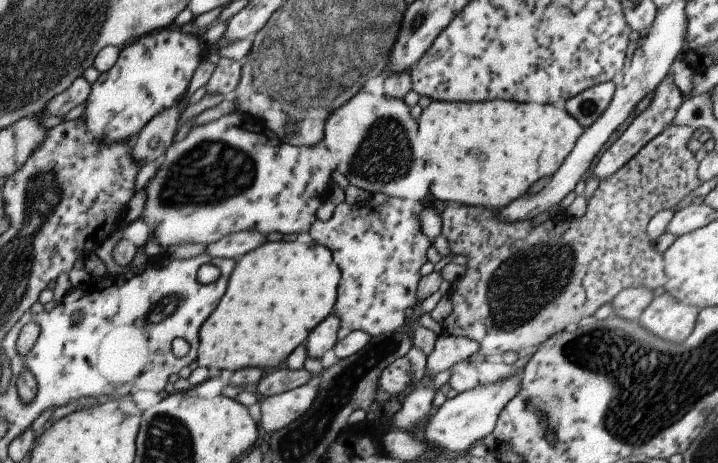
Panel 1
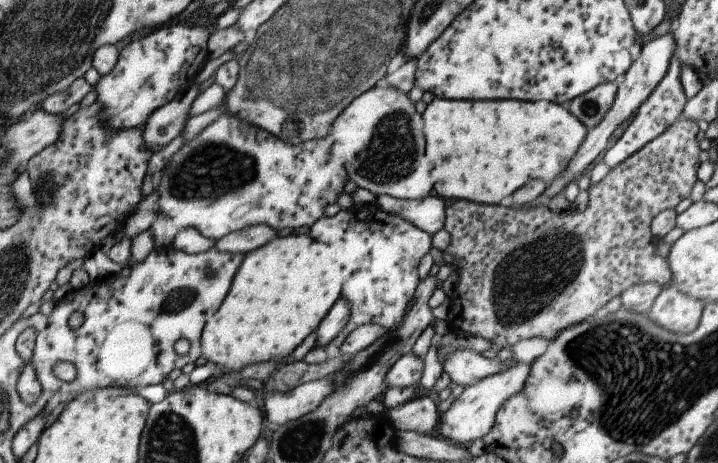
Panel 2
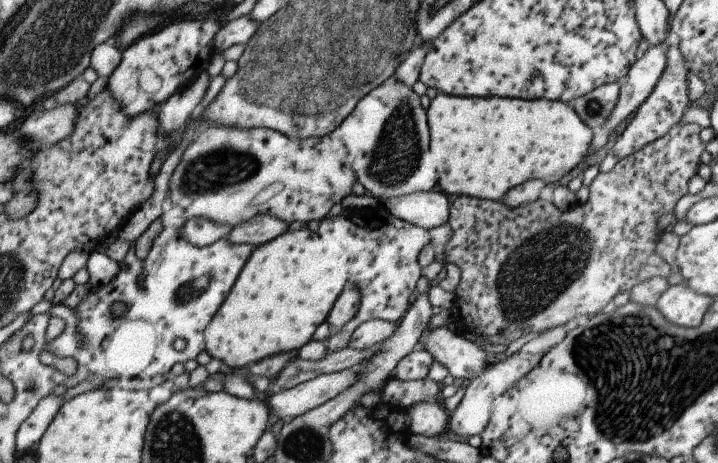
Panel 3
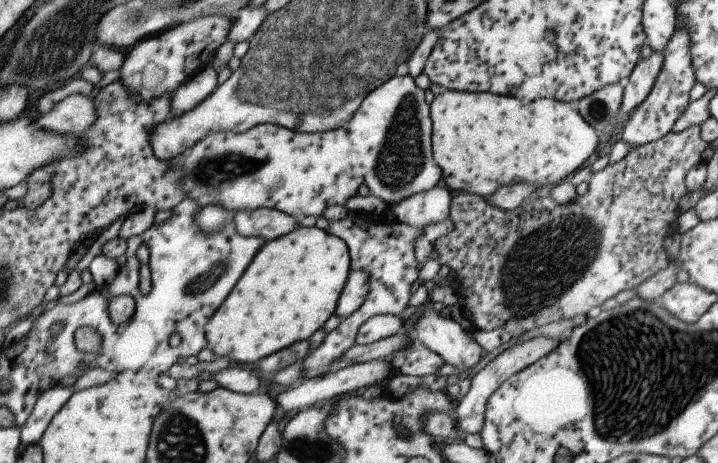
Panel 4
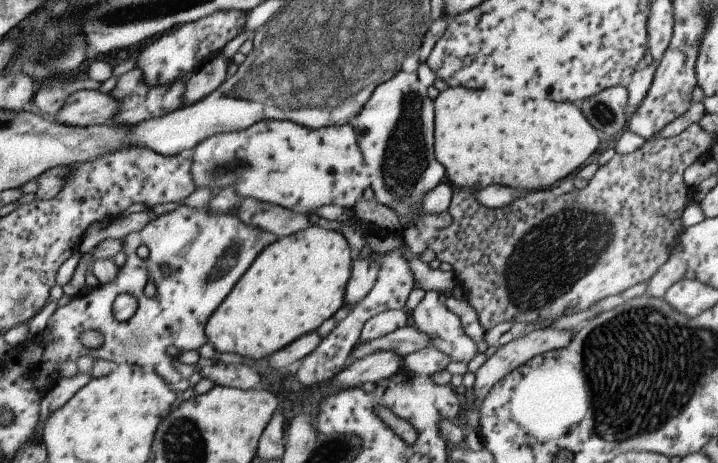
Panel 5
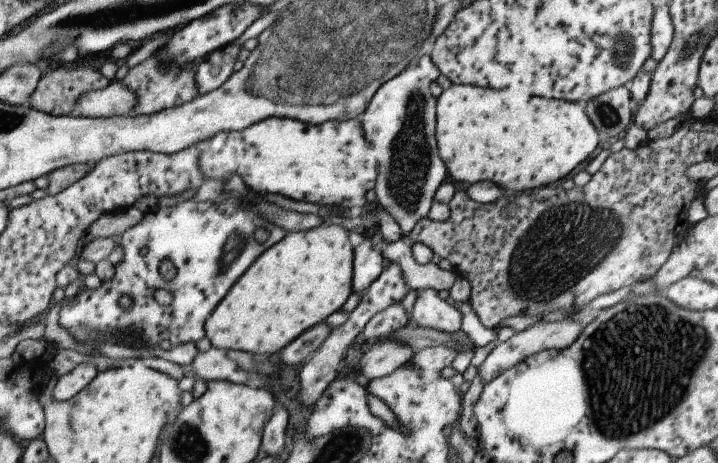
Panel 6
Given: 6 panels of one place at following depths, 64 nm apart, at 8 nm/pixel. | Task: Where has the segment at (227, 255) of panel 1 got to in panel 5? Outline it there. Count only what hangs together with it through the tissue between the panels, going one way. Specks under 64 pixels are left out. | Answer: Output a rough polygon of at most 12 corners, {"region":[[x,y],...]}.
{"region":[[243,199],[242,224],[278,239],[310,228],[307,215]]}

